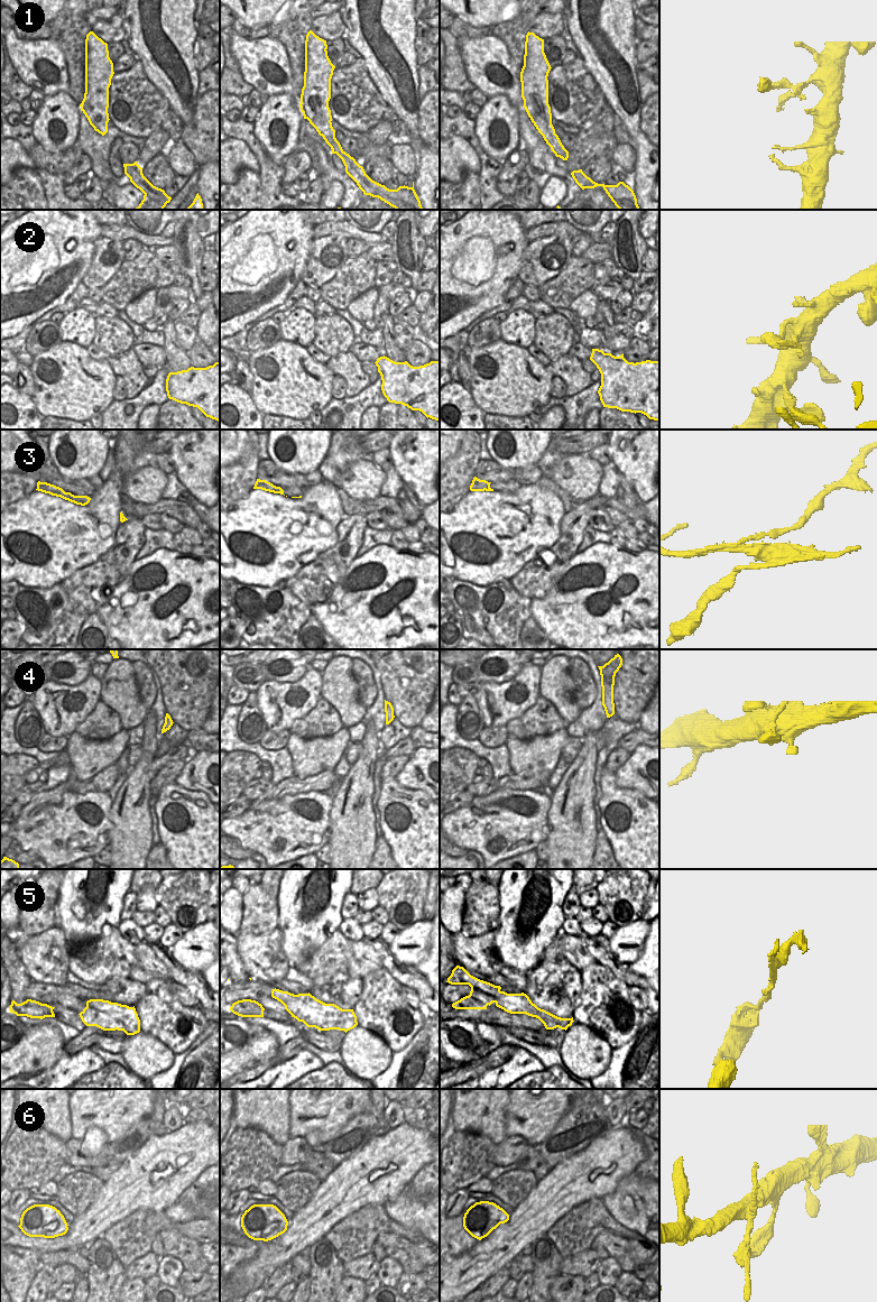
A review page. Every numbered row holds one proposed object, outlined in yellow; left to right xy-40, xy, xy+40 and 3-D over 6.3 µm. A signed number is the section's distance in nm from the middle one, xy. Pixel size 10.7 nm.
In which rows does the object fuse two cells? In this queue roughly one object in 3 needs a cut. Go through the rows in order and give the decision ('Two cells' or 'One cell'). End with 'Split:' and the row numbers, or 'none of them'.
1: One cell
2: One cell
3: Two cells
4: One cell
5: One cell
6: Two cells
Split: 3, 6.

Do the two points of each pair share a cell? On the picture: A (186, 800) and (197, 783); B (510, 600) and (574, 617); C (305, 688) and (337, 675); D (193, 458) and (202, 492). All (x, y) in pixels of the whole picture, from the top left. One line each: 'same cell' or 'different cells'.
A: different cells
B: different cells
C: different cells
D: same cell

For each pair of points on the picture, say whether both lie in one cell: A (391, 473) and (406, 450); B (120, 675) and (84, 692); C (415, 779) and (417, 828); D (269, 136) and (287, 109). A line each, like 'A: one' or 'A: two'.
A: two
B: two
C: two
D: one

